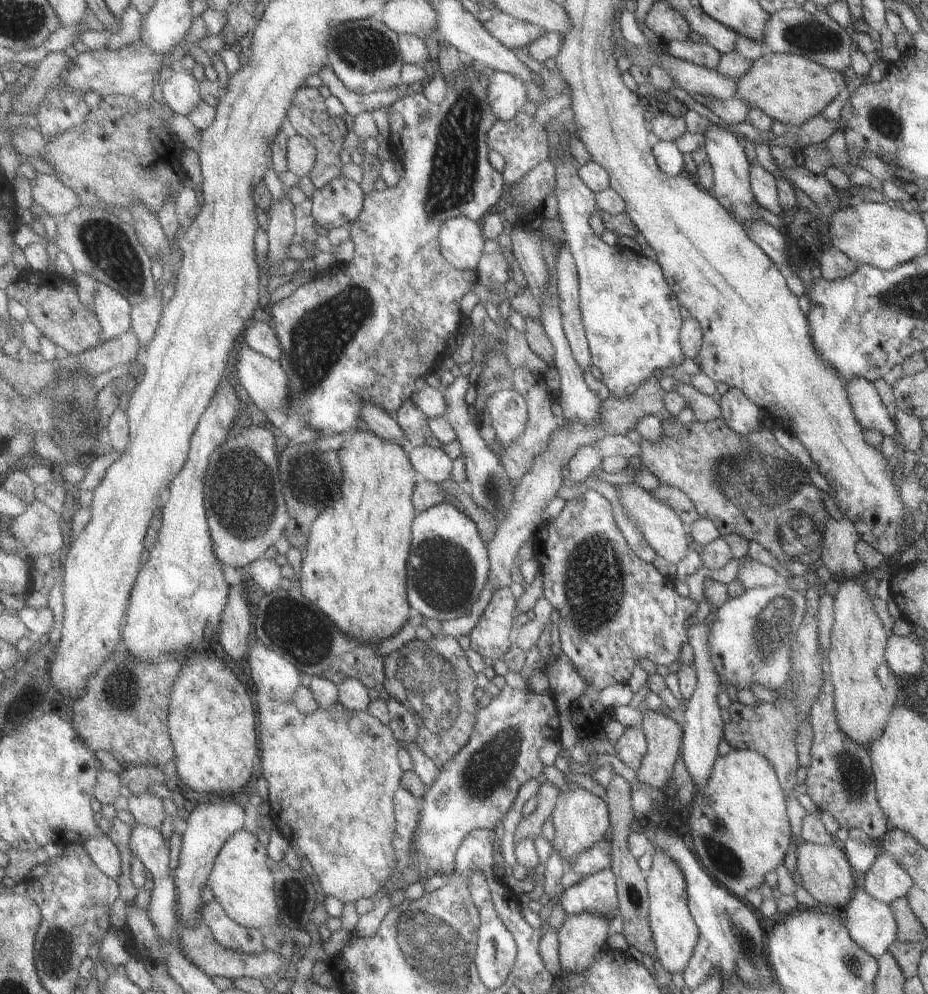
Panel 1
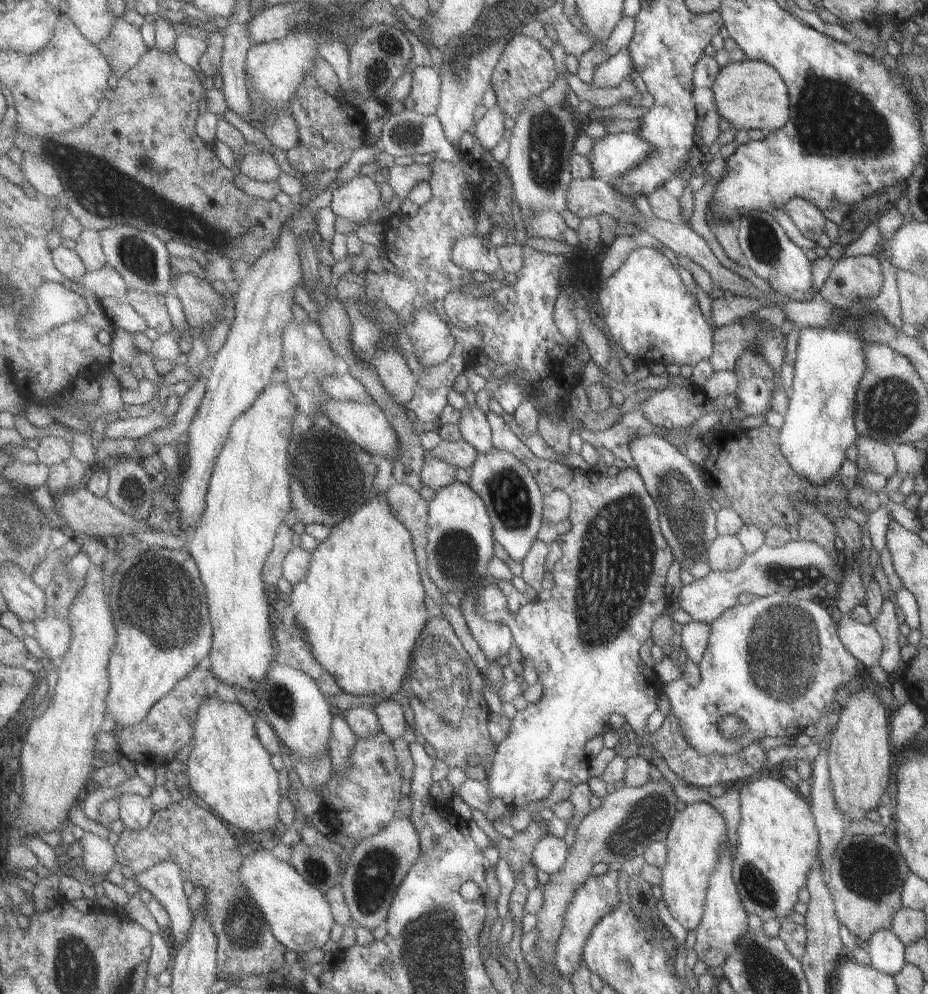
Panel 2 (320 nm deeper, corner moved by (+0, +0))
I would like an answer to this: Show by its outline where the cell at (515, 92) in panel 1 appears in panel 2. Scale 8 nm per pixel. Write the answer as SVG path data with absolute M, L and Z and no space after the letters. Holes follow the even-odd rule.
M497 99L495 104L487 110L487 114L476 122L476 138L487 152L491 152L503 140L507 132L505 120L507 120L505 110Z

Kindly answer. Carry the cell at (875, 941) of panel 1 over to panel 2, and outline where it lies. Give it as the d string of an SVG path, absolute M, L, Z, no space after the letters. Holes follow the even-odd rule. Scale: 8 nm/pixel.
M889 929L875 930L867 940L863 950L868 955L870 966L882 974L893 977L903 966L905 947Z

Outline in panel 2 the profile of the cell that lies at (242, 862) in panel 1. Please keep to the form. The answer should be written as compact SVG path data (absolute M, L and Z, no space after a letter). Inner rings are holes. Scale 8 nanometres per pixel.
M266 847L254 848L254 852L245 856L245 862L241 866L241 882L245 884L251 900L259 906L265 922L271 926L273 936L286 948L297 953L309 952L309 950L323 948L329 942L329 939L331 939L331 928L335 926L336 920L333 918L333 912L331 912L327 896L321 890L317 890L315 886L309 884L288 861L278 859L270 849Z

